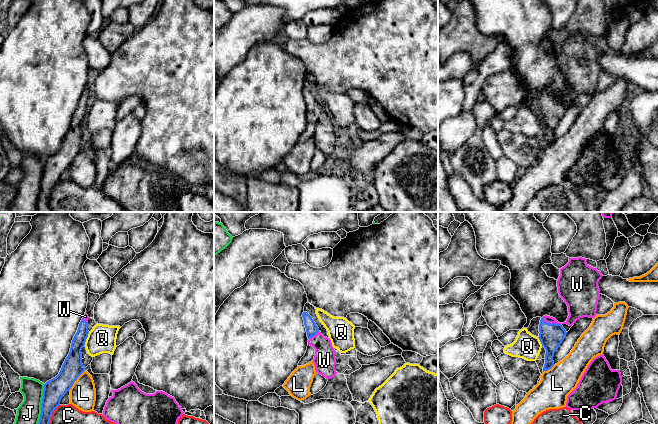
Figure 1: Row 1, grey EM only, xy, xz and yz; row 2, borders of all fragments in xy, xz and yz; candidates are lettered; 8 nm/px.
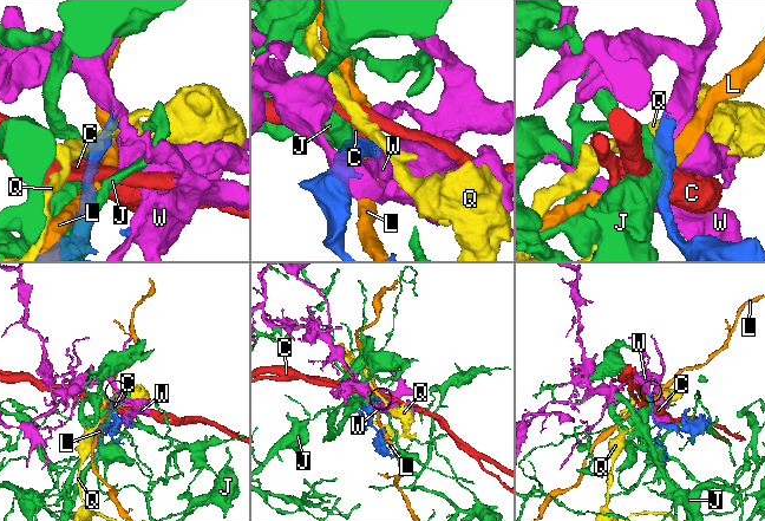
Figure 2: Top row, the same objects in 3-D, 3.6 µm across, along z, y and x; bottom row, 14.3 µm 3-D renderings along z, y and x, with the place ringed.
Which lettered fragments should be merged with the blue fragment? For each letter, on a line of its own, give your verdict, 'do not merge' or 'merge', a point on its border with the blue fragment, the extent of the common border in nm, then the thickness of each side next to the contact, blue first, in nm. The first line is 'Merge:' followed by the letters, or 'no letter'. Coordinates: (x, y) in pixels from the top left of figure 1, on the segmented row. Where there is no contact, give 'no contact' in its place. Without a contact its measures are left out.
Merge: W
C: do not merge; meets blue in xy at (51, 414); contact 180 nm long; 170 nm thick on the blue side, 160 nm on the other
J: do not merge; meets blue in xy at (41, 404); contact 320 nm long; 170 nm thick on the blue side, 190 nm on the other
L: do not merge; meets blue in xy at (76, 379); contact 200 nm long; 170 nm thick on the blue side, 200 nm on the other
Q: do not merge; meets blue in xy at (86, 338); contact 120 nm long; 150 nm thick on the blue side, 220 nm on the other
W: merge; meets blue in yz at (552, 323); contact 160 nm long; 190 nm thick on the blue side, 180 nm on the other

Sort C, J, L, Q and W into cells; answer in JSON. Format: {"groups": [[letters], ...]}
{"groups": [["C"], ["J"], ["L"], ["Q"], ["W"]]}

